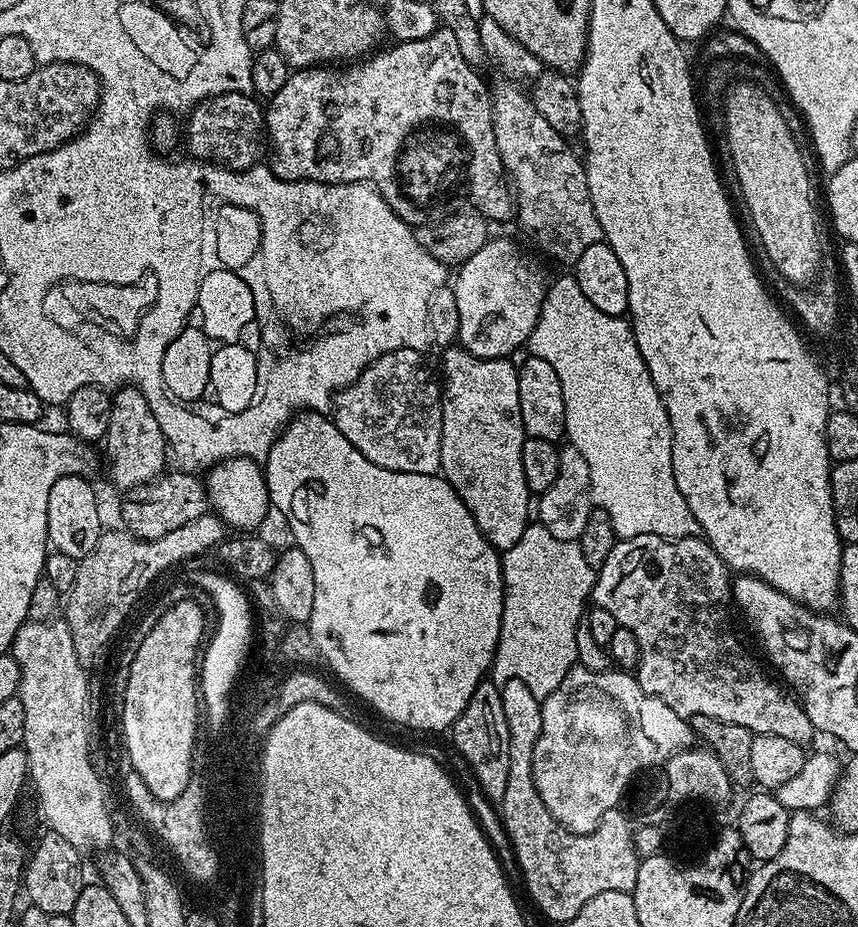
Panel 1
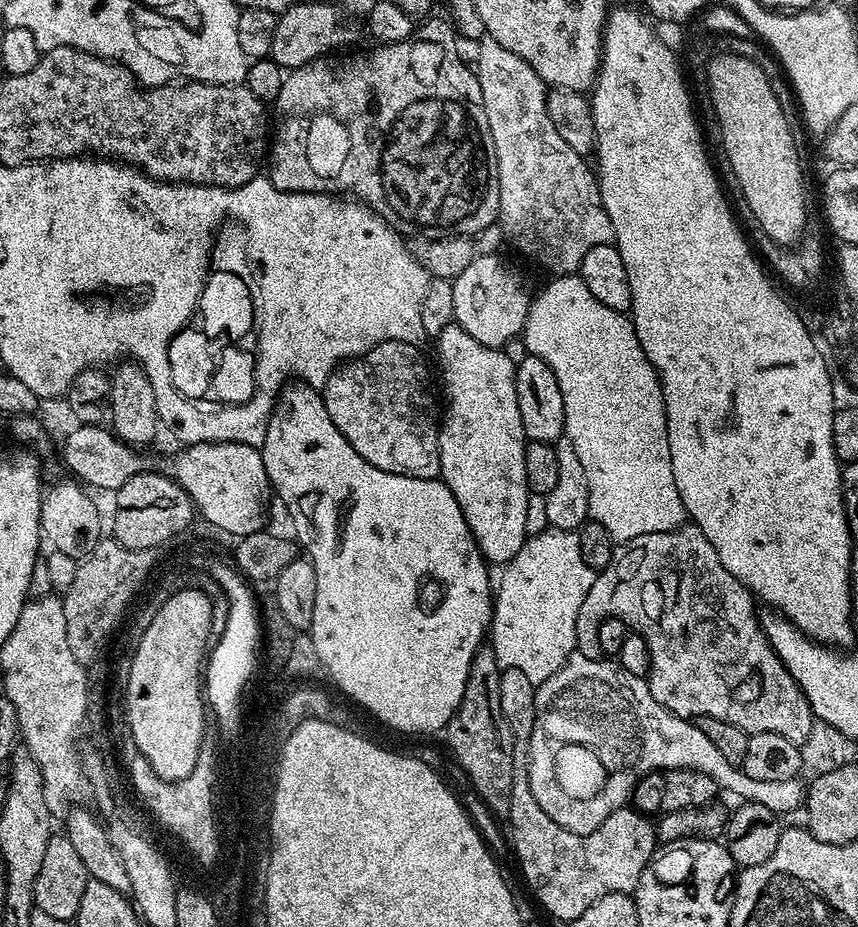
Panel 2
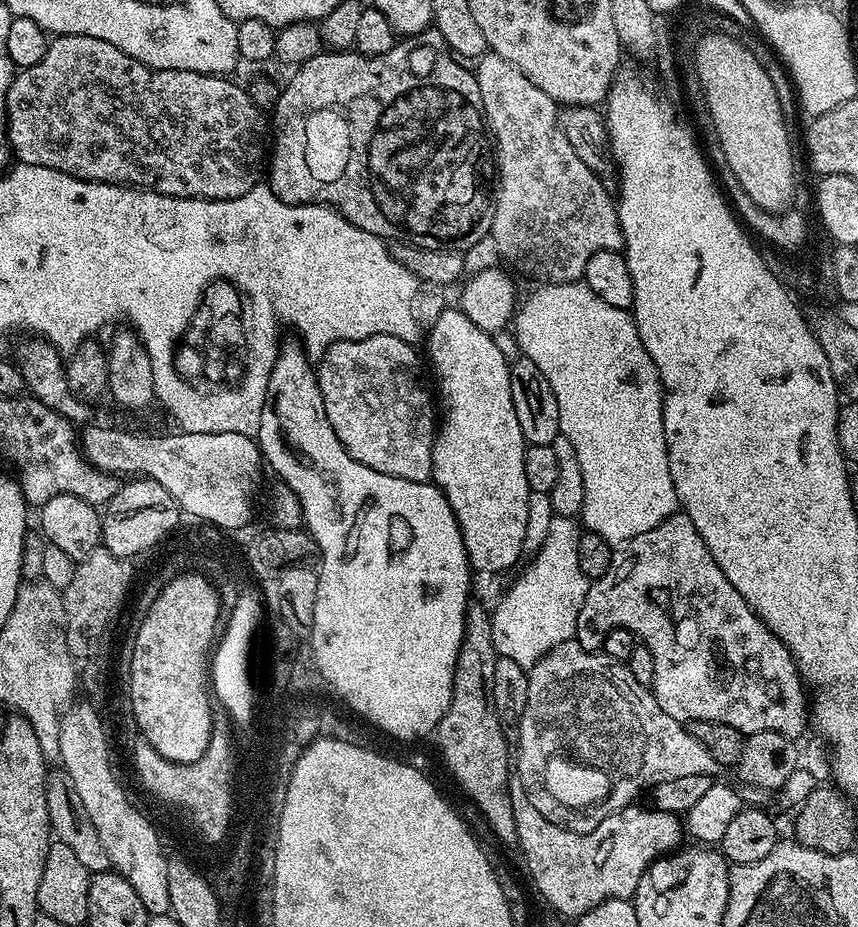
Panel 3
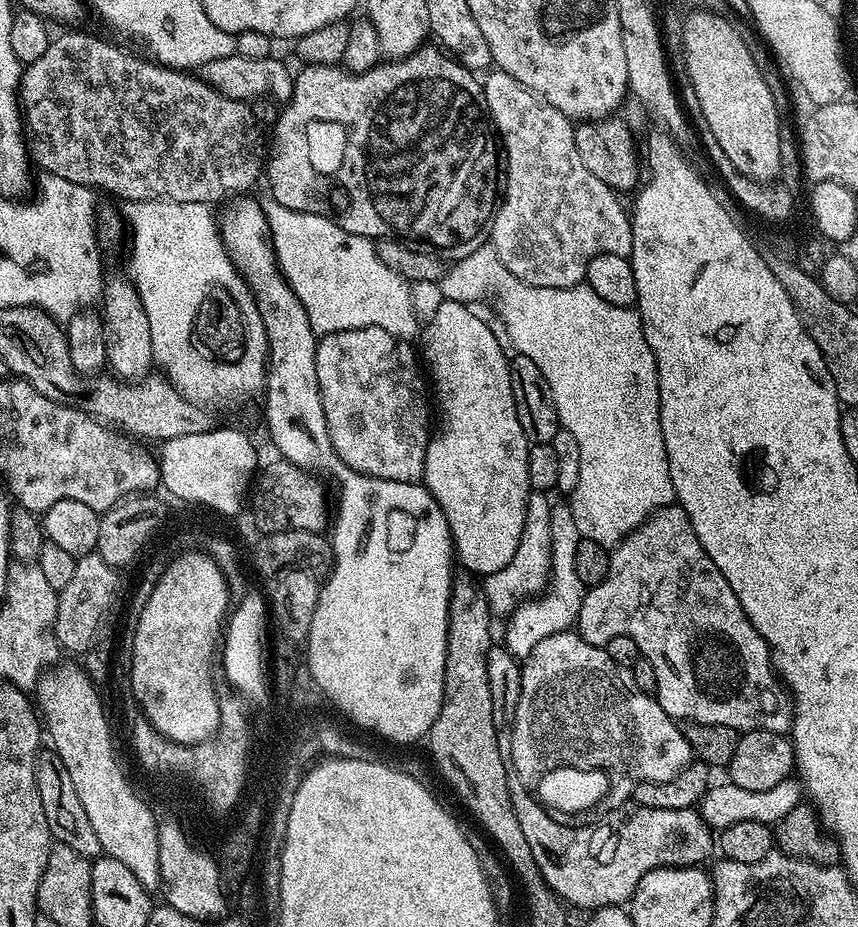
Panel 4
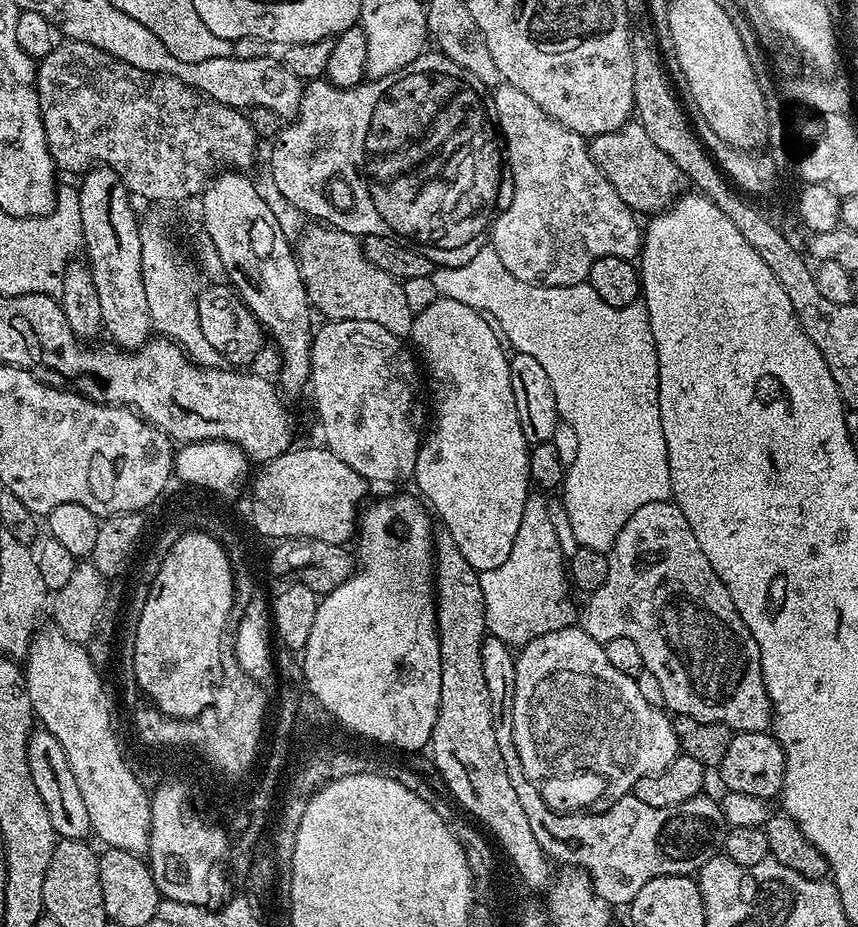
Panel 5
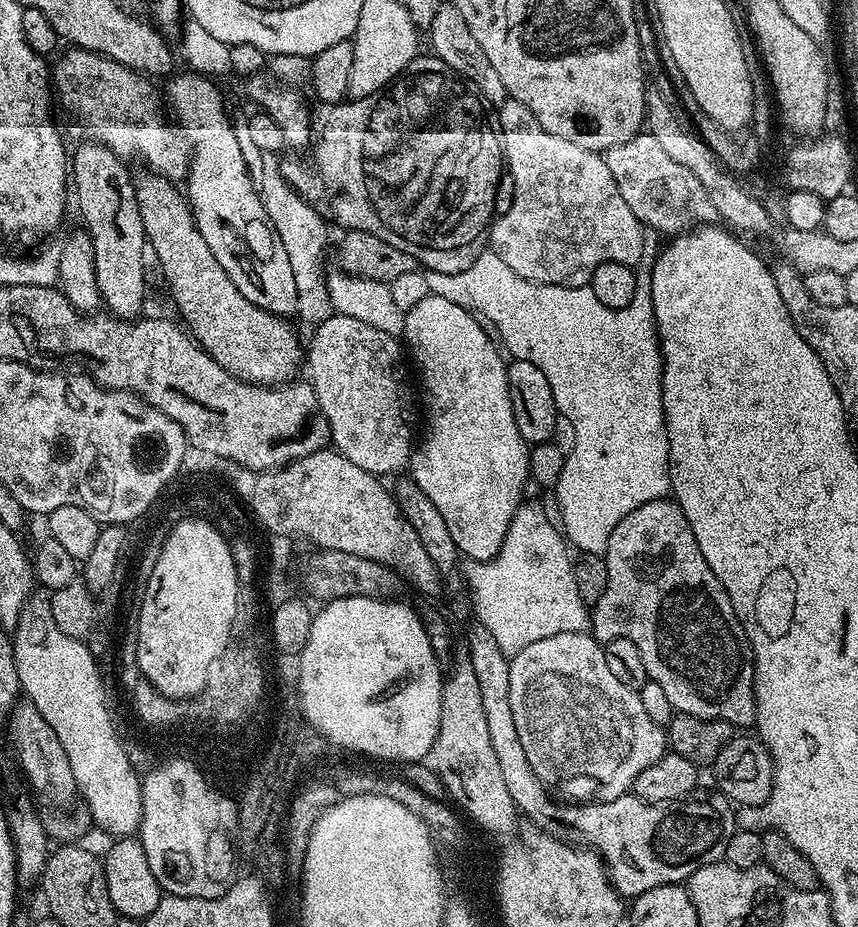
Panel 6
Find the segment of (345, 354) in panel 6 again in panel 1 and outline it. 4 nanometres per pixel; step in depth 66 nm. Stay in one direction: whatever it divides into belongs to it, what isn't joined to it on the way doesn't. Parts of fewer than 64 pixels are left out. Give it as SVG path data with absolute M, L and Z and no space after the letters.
M403 348L370 362L353 384L336 393L334 419L338 430L374 466L435 476L440 472L442 446L442 384L420 356L415 348Z

